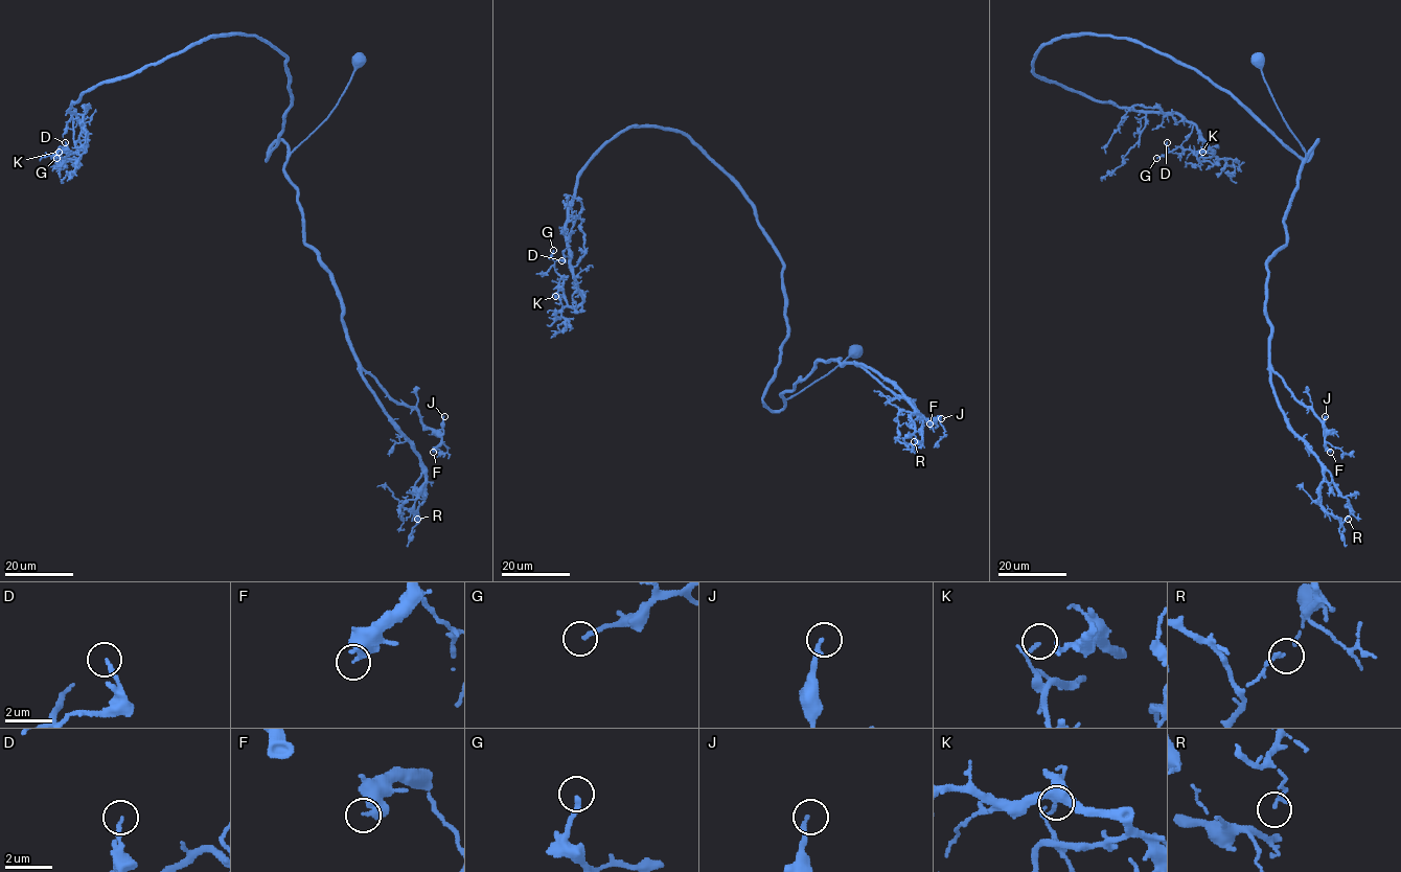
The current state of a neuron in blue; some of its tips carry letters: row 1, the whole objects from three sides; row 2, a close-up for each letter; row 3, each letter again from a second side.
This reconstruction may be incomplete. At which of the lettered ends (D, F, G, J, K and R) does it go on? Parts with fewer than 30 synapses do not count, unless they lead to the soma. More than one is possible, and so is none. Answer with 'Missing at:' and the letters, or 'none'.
Missing at: G

